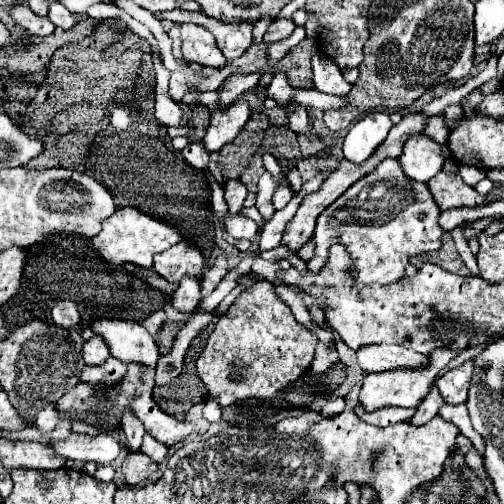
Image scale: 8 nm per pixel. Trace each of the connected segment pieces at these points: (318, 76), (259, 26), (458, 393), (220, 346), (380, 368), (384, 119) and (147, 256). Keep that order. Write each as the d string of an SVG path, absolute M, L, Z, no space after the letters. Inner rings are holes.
M316 52L312 56L312 70L314 70L314 86L320 92L326 94L334 94L334 96L346 96L352 88L352 84L348 84L342 76L342 70L336 66L336 62L332 62L330 58L326 58L324 54Z
M260 18L254 22L254 44L260 44L262 42L262 36L266 32L266 28L272 24L272 18Z
M464 362L462 366L448 370L446 374L442 374L436 380L436 386L438 386L440 394L444 396L444 400L448 404L460 404L468 398L468 388L470 388L470 382L472 382L472 374L474 374L474 364Z
M260 280L244 290L228 312L218 318L196 360L196 370L208 388L208 396L214 398L220 408L226 408L246 398L266 400L276 396L310 368L316 346L318 338L296 322L292 310L276 294L276 286L268 280ZM232 368L242 368L240 380L230 378Z
M372 344L362 346L356 350L358 364L364 372L384 372L394 368L418 368L426 364L426 356L404 346L386 346L386 344Z
M368 112L358 120L344 138L344 158L352 162L364 162L386 138L392 122L386 112Z
M124 206L116 214L112 214L110 218L106 218L102 222L102 232L92 238L92 246L112 266L120 266L124 262L132 262L136 266L150 268L154 254L172 248L180 240L182 240L182 234L180 234L180 230L176 226L172 226L168 222L162 222L162 220L150 216L150 214L144 214L138 208Z

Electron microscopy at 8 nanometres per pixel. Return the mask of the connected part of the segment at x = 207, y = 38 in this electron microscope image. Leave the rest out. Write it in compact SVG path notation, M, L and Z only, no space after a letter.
M182 24L182 56L210 68L226 66L226 56L220 52L216 38L196 24Z

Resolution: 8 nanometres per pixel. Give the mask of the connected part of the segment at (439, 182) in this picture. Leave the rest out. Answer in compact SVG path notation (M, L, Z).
M440 172L428 182L428 186L442 210L450 210L456 206L480 206L488 200L488 196L480 196L472 186L464 184L460 174Z

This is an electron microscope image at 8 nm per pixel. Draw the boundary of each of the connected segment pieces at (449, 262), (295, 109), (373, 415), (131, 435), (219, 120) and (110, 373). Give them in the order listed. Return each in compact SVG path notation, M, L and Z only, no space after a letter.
M444 232L444 236L442 236L442 248L440 250L414 256L410 262L416 264L416 266L420 266L422 262L434 262L434 264L438 264L444 270L456 272L460 276L470 276L470 270L464 266L464 262L460 260L460 256L458 256L458 252L454 248L454 240L452 240L450 232Z
M288 104L284 106L286 112L288 112L288 120L290 120L290 128L296 132L296 134L306 134L308 138L316 138L318 134L308 126L308 114L306 114L306 108L300 106L300 104Z
M356 402L354 406L354 412L356 416L360 416L360 420L368 422L368 424L374 424L374 426L392 426L400 420L408 420L414 416L416 408L398 408L398 406L384 406L384 408L378 408L376 412L366 412L360 402Z
M130 408L124 412L124 422L122 422L122 428L126 432L126 446L130 452L136 452L140 450L140 444L142 444L142 436L144 436L144 424L140 422L140 418L134 418Z
M220 88L212 90L212 92L186 92L184 94L182 103L189 104L202 104L208 106L212 120L210 120L210 128L204 136L204 146L208 152L218 152L224 144L232 142L238 132L244 128L244 124L248 122L250 116L250 108L246 102L246 94L242 94L238 98L238 102L232 102L226 108L220 108Z
M108 358L102 366L84 366L82 374L80 374L80 380L84 384L90 384L90 386L102 386L102 388L112 388L116 384L122 382L122 378L126 376L126 366L116 360L116 358Z

